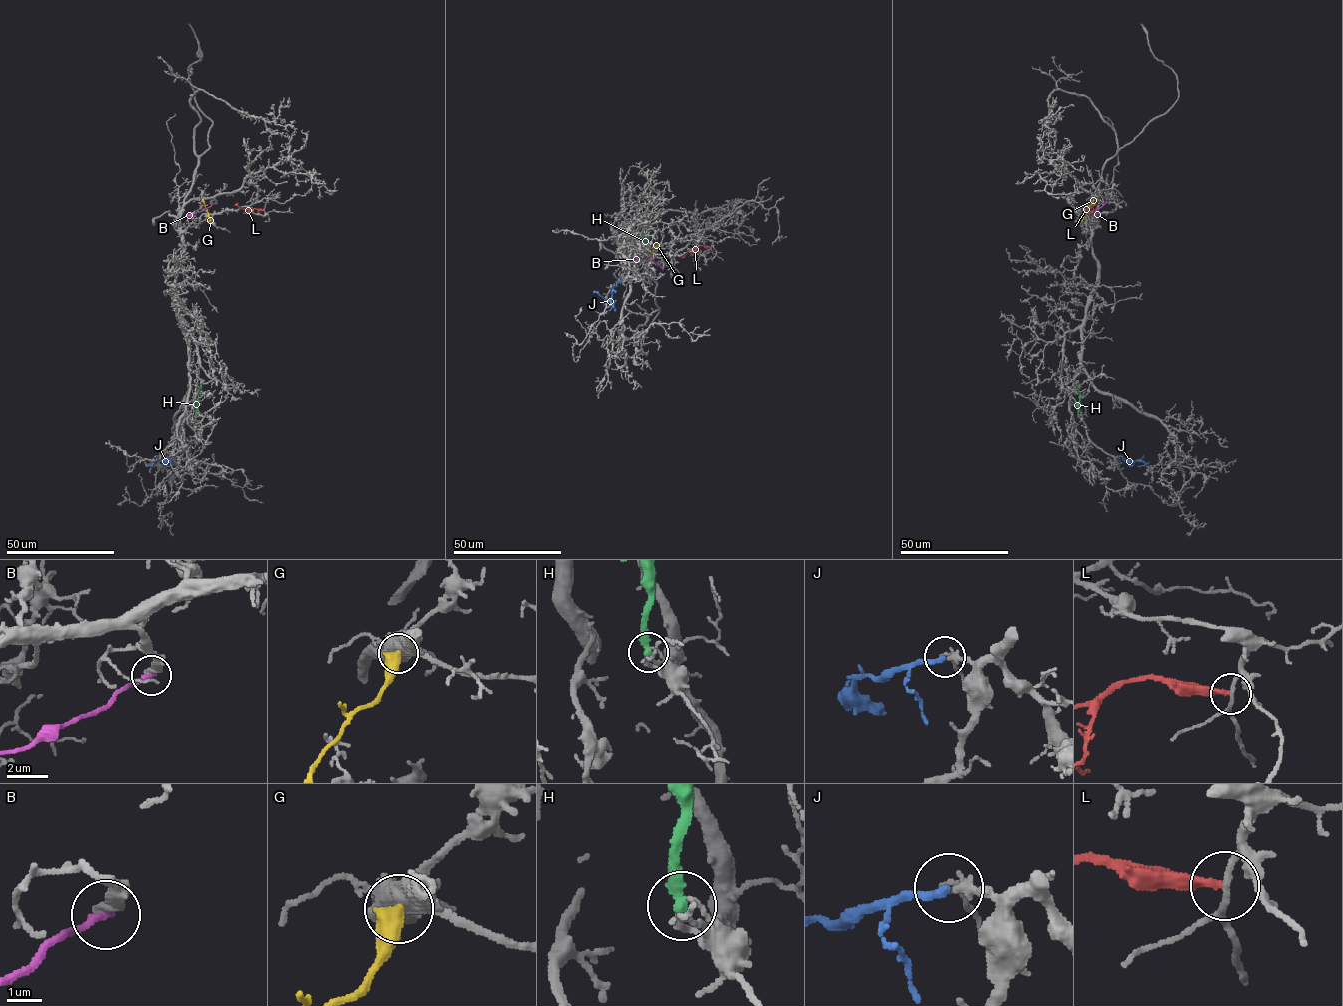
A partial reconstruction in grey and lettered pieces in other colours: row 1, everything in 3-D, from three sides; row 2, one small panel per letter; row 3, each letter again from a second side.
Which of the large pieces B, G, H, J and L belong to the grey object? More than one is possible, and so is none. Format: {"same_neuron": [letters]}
{"same_neuron": ["J"]}

